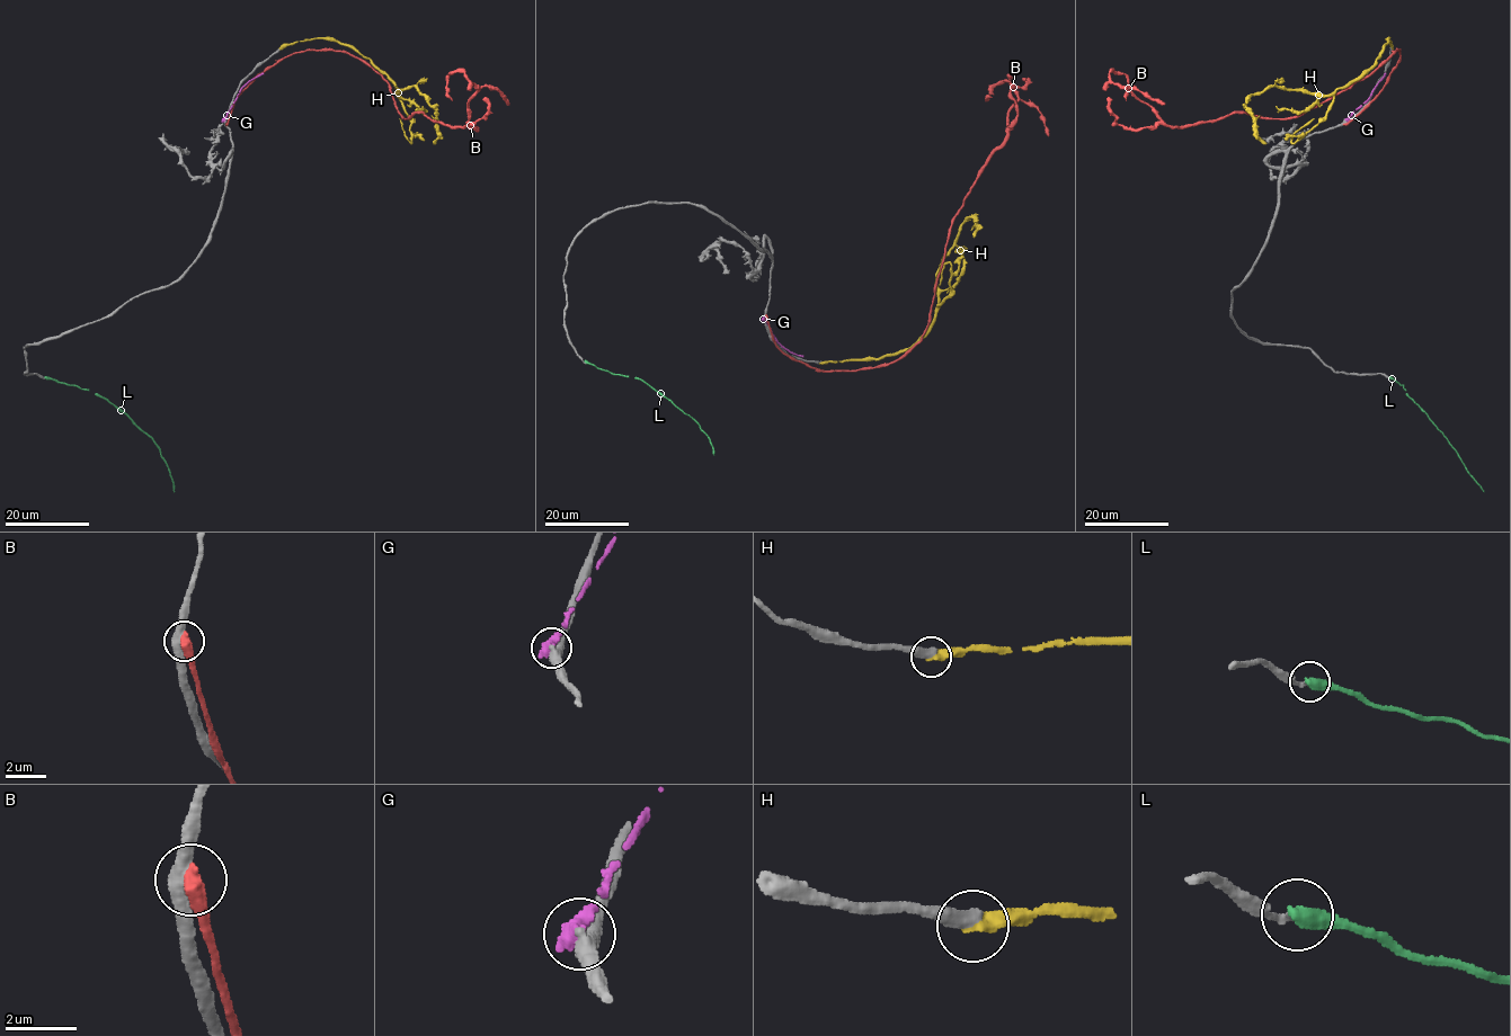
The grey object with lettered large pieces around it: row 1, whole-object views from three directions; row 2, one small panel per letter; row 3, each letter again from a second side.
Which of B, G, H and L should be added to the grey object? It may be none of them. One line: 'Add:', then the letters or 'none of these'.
Add: H

